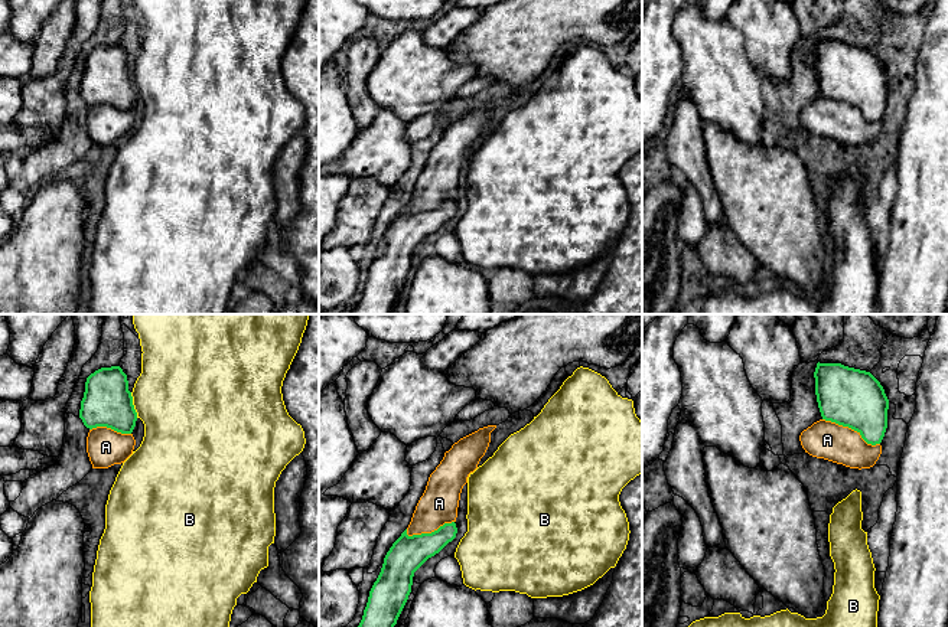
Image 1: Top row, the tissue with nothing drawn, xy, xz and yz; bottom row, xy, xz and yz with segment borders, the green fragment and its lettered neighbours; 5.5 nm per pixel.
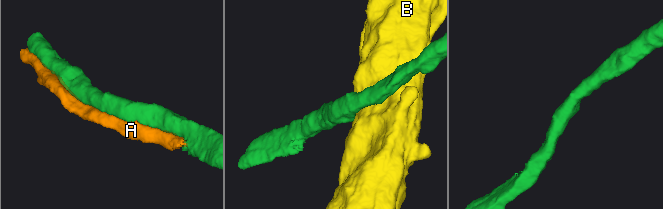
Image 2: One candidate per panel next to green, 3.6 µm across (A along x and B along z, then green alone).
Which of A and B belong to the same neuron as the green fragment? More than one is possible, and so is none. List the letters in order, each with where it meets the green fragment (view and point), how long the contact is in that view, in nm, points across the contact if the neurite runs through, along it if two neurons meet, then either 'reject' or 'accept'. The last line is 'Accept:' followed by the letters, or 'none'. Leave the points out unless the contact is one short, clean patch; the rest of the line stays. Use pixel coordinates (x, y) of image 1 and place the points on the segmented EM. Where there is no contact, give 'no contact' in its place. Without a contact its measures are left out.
A: contact yz (852, 428); length 360 nm; accept
B: contact xy (133, 405); length 150 nm; reject
Accept: A

